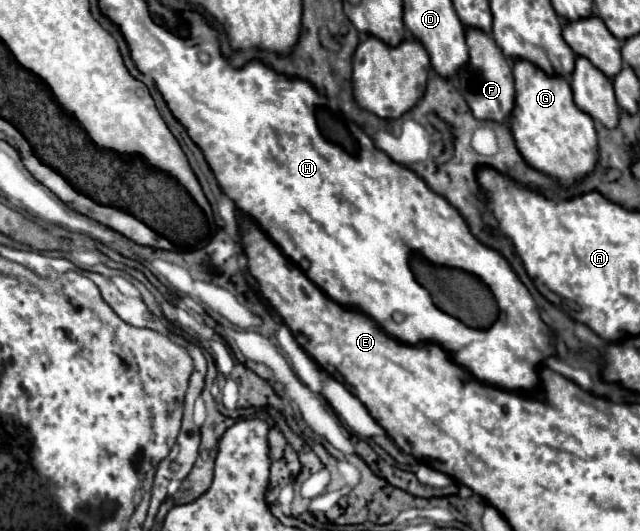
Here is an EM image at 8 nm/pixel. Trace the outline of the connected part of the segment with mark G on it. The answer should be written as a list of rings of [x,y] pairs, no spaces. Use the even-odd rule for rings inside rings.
[[[515,60],[513,76],[515,76],[517,96],[515,96],[515,108],[509,116],[509,124],[511,124],[511,132],[513,132],[513,138],[515,138],[515,144],[521,156],[529,162],[529,166],[549,176],[555,176],[565,186],[583,178],[587,172],[593,170],[597,162],[597,134],[595,134],[593,118],[585,114],[583,110],[579,110],[577,104],[573,102],[569,82],[561,76],[545,74],[539,66],[535,66],[529,60]]]

